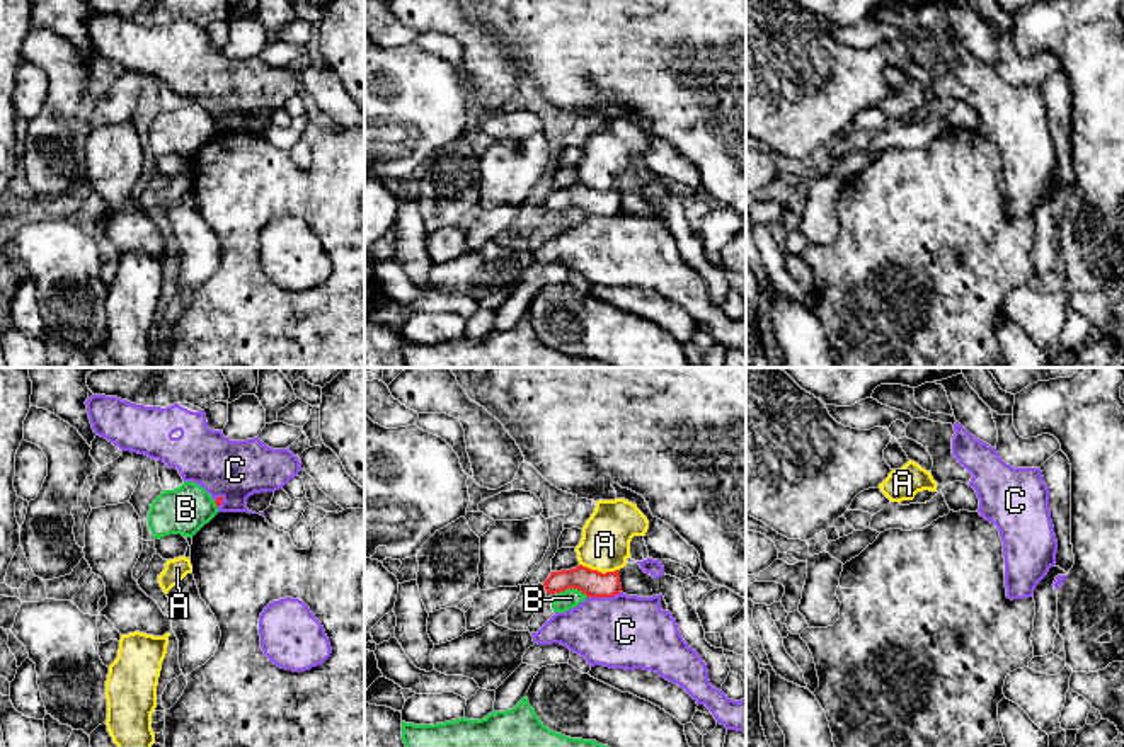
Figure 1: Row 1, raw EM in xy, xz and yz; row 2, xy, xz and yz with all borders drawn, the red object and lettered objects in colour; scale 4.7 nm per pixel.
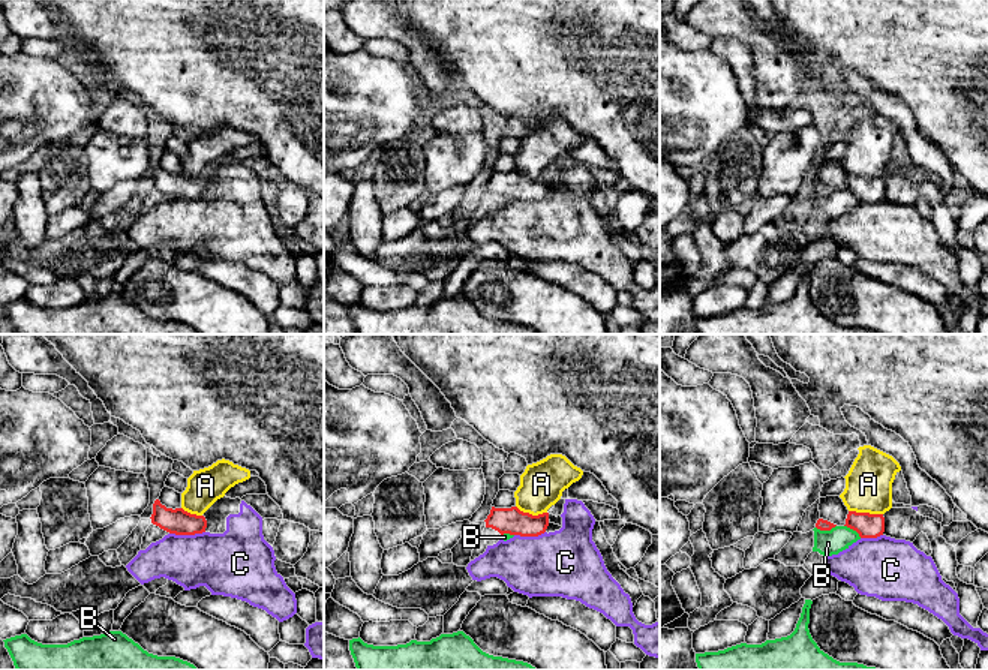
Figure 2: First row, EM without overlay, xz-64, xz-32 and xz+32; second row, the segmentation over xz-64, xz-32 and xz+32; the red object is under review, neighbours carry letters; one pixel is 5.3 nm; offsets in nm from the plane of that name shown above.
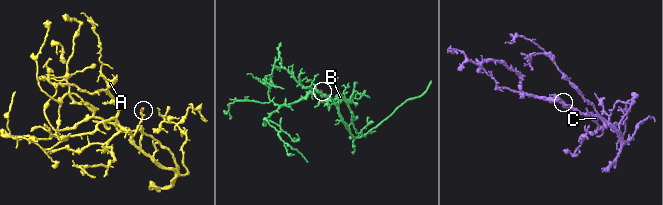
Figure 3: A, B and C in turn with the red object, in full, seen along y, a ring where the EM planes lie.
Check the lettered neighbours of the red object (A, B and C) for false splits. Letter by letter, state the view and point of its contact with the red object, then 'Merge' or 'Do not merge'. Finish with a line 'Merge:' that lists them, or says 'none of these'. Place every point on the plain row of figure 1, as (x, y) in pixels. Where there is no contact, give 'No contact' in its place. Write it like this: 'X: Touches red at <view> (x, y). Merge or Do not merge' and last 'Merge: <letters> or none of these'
A: Touches red at xz (600, 191). Do not merge
B: Touches red at xz (573, 206). Do not merge
C: Touches red at xz (603, 215). Do not merge
Merge: none of these

